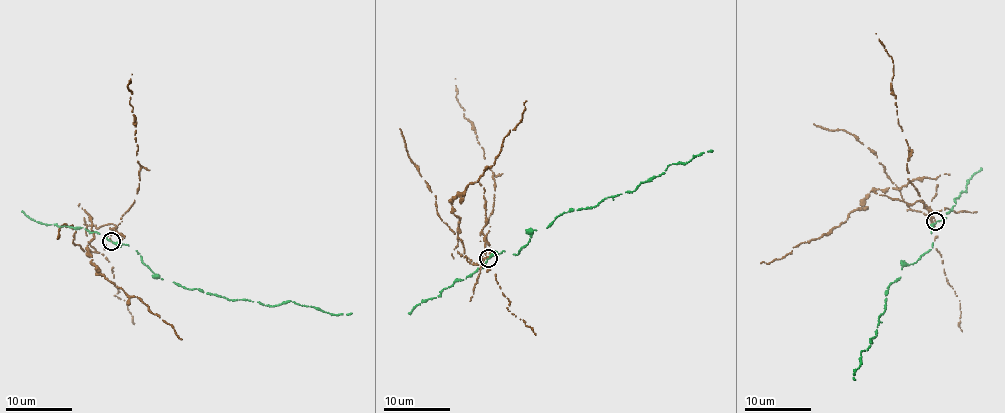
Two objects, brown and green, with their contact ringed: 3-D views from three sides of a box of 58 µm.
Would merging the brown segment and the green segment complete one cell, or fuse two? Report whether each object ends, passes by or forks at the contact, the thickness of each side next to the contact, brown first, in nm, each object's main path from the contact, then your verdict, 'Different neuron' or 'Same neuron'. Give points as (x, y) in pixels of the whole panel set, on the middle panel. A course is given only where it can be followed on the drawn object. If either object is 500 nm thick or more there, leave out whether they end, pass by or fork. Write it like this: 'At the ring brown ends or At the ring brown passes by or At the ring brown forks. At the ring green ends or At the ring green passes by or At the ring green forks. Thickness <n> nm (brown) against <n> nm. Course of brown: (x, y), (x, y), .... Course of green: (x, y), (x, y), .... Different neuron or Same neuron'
At the ring brown ends. At the ring green passes by. Thickness 140 nm (brown) against 170 nm. Course of brown: (487, 258), (482, 255), (481, 266), (459, 254), (451, 199), (492, 165), (503, 138), (521, 122), (526, 100). Course of green: (487, 258), (504, 251), (518, 254), (531, 232), (556, 217), (634, 191), (672, 163), (712, 152). Different neuron

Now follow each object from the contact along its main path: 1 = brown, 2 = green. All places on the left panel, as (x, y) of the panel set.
1: (110, 241), (102, 253), (91, 246), (84, 211), (92, 222), (87, 248), (105, 278), (148, 306), (181, 339)
2: (110, 241), (128, 245), (157, 277), (185, 288), (266, 305), (290, 300), (336, 315), (351, 313)

